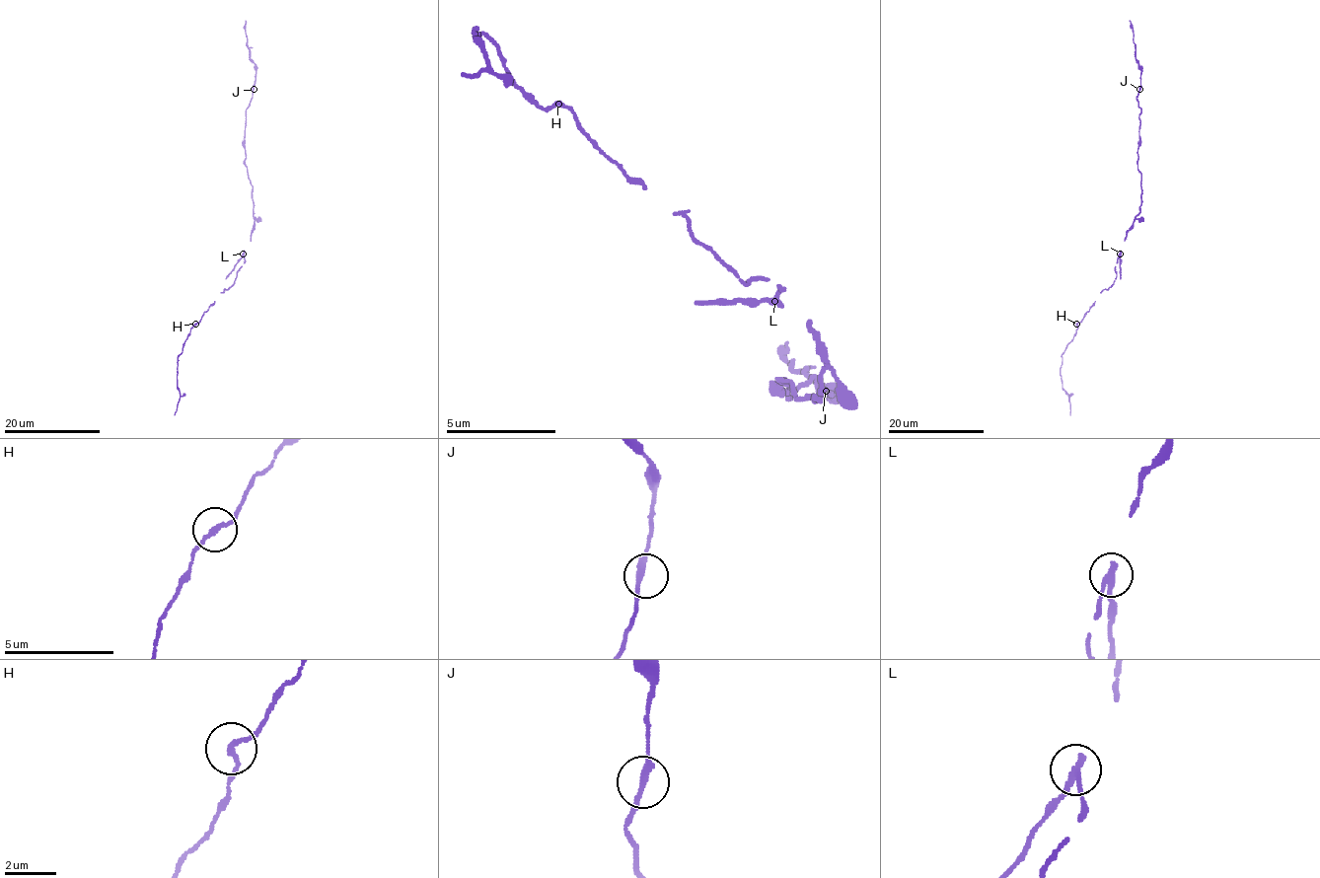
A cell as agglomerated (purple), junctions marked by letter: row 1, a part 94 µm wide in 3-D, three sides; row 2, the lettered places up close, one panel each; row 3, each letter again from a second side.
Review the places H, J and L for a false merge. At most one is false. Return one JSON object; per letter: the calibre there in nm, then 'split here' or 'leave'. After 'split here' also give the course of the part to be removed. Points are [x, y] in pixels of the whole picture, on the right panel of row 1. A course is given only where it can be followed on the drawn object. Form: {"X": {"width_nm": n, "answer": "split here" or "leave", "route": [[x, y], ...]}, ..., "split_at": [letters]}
{"H": {"width_nm": 170, "answer": "leave"}, "J": {"width_nm": 260, "answer": "leave"}, "L": {"width_nm": 240, "answer": "split here", "route": [[1120, 254], [1120, 278]]}, "split_at": ["L"]}

